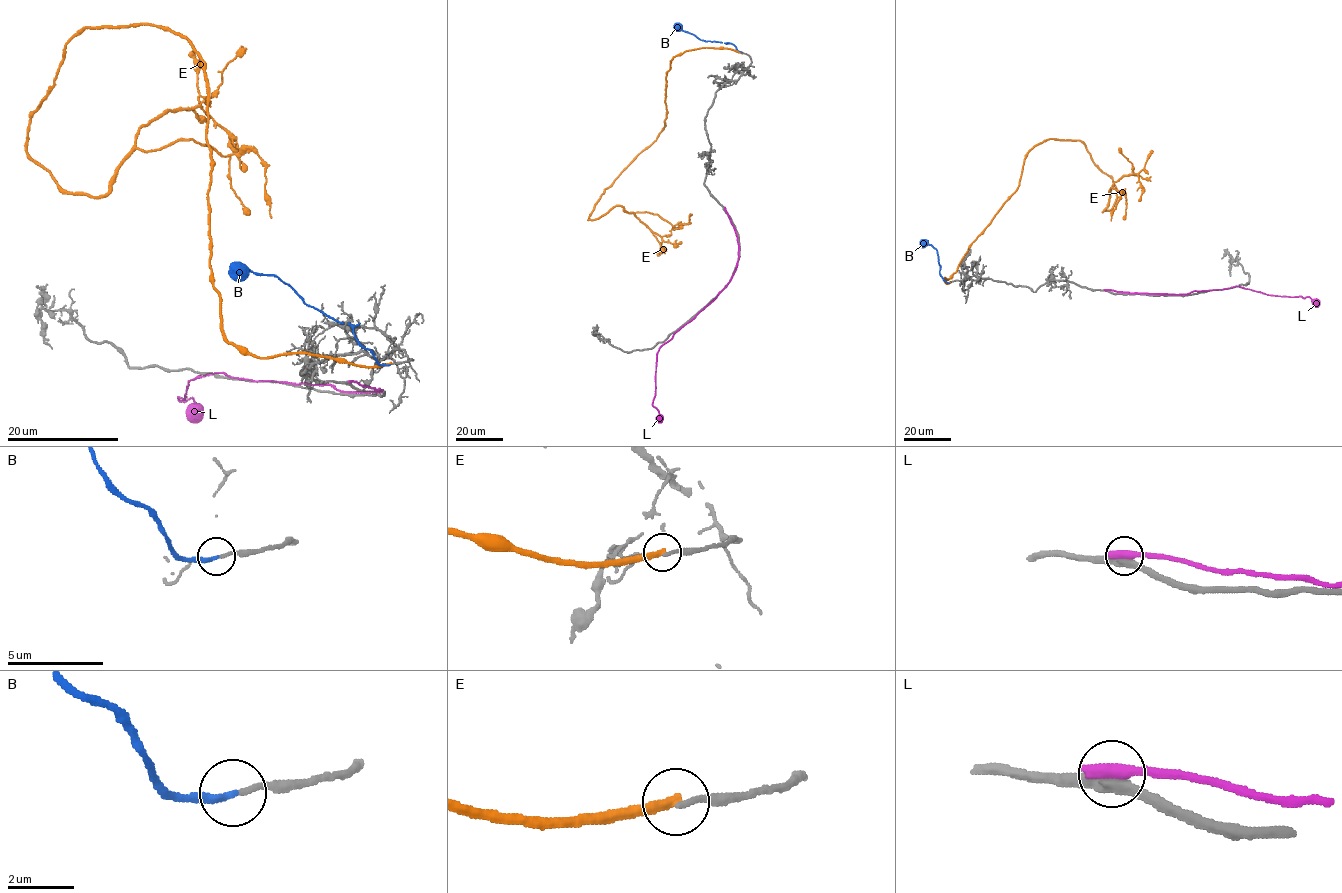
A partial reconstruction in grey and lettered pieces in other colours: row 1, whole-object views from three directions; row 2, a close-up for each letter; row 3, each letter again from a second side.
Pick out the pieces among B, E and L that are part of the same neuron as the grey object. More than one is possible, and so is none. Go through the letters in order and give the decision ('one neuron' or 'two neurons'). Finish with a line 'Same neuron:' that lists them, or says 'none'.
B: one neuron
E: two neurons
L: two neurons
Same neuron: B

